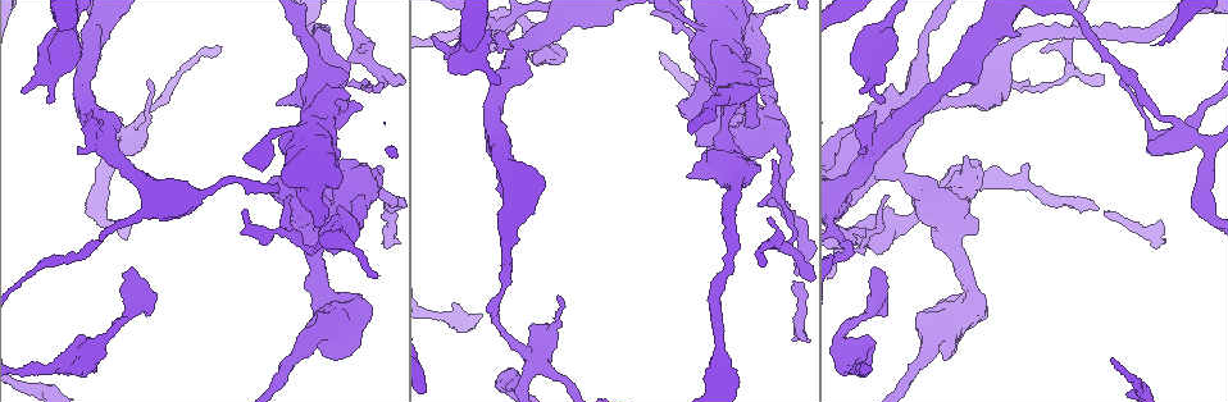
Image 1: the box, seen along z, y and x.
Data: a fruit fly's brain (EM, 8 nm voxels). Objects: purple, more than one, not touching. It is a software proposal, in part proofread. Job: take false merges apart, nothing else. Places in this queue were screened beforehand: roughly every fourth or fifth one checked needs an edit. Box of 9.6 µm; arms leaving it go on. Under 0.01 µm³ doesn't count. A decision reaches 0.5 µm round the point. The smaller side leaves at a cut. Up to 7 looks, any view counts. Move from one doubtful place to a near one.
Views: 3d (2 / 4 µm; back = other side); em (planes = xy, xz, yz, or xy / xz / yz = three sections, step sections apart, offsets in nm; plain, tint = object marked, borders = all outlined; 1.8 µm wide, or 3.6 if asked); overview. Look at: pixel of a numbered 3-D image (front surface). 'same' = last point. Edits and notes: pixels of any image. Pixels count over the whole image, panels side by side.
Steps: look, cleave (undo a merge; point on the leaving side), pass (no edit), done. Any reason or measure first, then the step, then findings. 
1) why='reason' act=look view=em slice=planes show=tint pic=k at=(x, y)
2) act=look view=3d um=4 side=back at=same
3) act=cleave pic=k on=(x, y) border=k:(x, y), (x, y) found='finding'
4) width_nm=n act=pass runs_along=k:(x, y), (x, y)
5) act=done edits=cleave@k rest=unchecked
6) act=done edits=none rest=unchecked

act=look view=em slice=planes show=tint pic=1 at=(1185, 133)

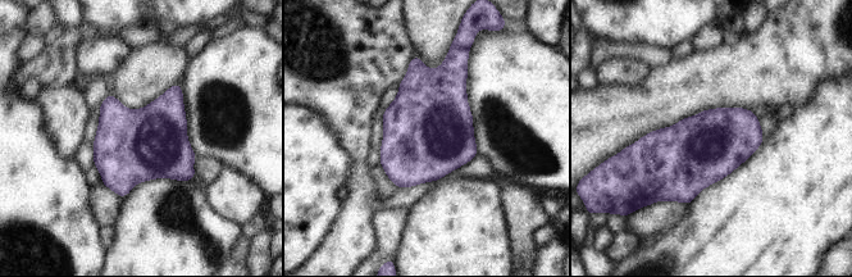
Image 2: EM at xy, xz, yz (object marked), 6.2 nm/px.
width_nm=440 act=pass found='continuous, no second neuron'

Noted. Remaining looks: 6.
why='sudden change in width' act=look view=3d um=4 pic=1 at=(1138, 387)

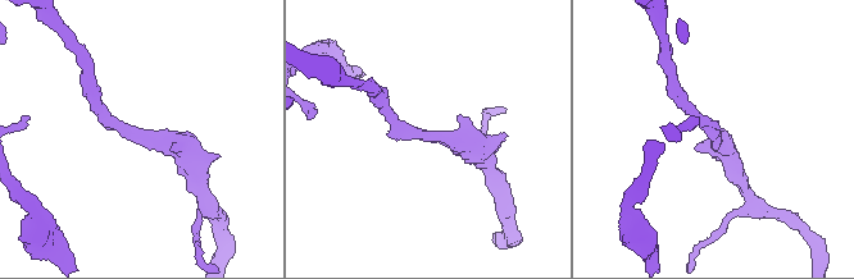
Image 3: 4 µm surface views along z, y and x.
act=look view=em slice=planes show=tint pic=3 at=(131, 132)

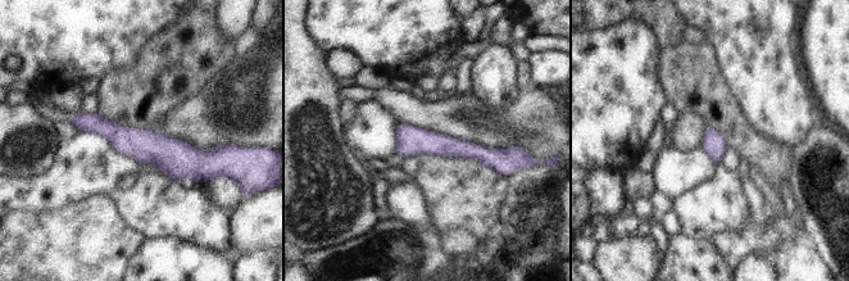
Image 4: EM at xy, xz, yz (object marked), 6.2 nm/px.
act=pass runs_along=4:(73, 119), (172, 157), (216, 157) found='one neuron here'

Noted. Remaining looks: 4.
act=look view=3d um=2 side=back pic=1 at=(125, 318)

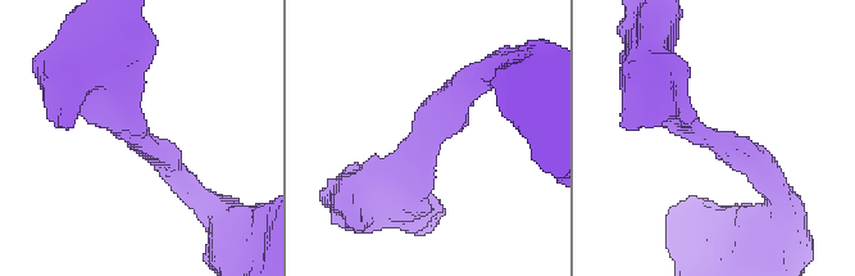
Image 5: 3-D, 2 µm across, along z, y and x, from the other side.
arms=3 arm_widths_nm=220,260,320 why='now the EM' act=look view=em um=3.6 slice=xy step=4 show=borders pic=5 at=(424, 145)

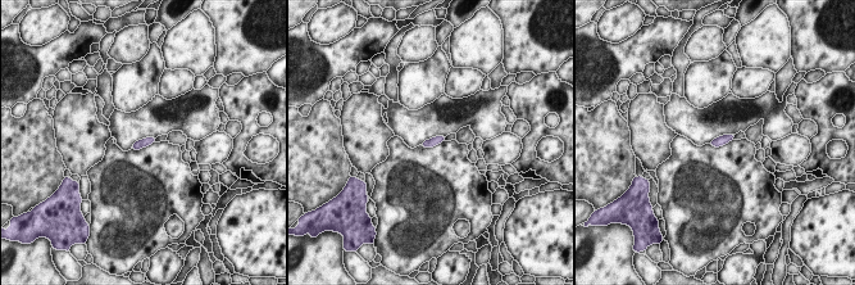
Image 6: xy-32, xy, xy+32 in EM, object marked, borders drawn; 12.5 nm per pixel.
why='cut it another way' act=look view=em um=3.6 slice=planes show=borders at=same

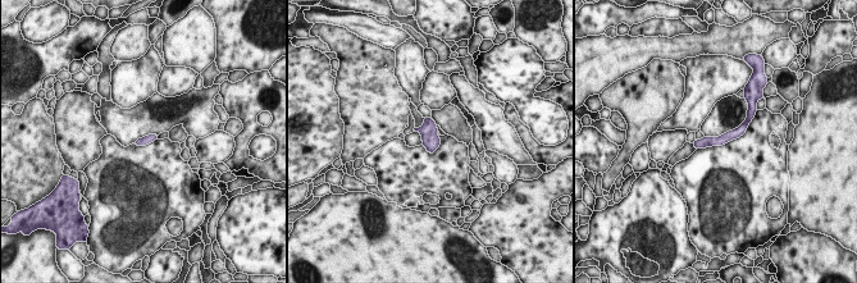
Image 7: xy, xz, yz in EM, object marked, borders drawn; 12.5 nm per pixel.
act=pass runs_along=7:(746, 123), (723, 140), (697, 145) found='continuous, no second neuron'

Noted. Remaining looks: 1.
act=done edits=none rest=unchecked

